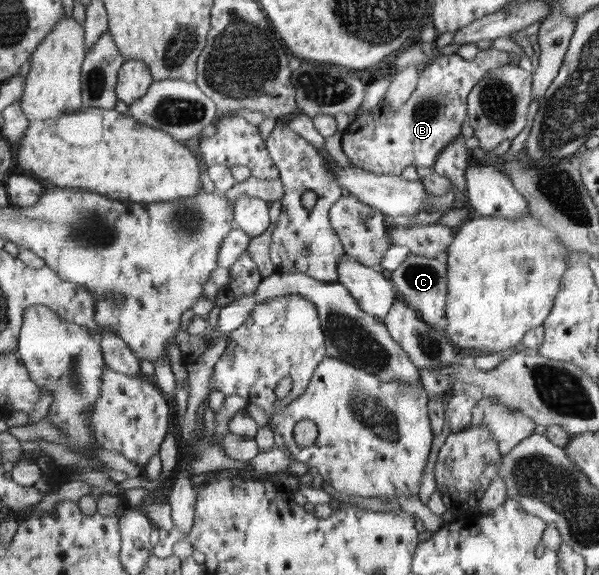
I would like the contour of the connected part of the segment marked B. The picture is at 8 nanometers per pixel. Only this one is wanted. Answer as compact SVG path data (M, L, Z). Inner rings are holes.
M493 47L488 50L480 51L473 60L463 60L455 54L447 56L436 56L432 61L426 62L421 69L421 77L417 84L417 89L409 98L409 101L403 105L399 111L393 111L389 105L379 104L375 109L363 113L362 117L357 117L342 134L342 149L350 158L351 163L355 166L363 167L371 173L379 173L381 175L400 176L405 167L425 166L432 168L439 157L439 153L443 153L445 147L449 147L461 133L463 133L463 123L467 121L468 97L475 88L475 85L489 75L491 71L503 67L503 65L519 65L519 59L513 58L508 52L500 51ZM435 79L437 89L443 93L429 93L429 81Z

